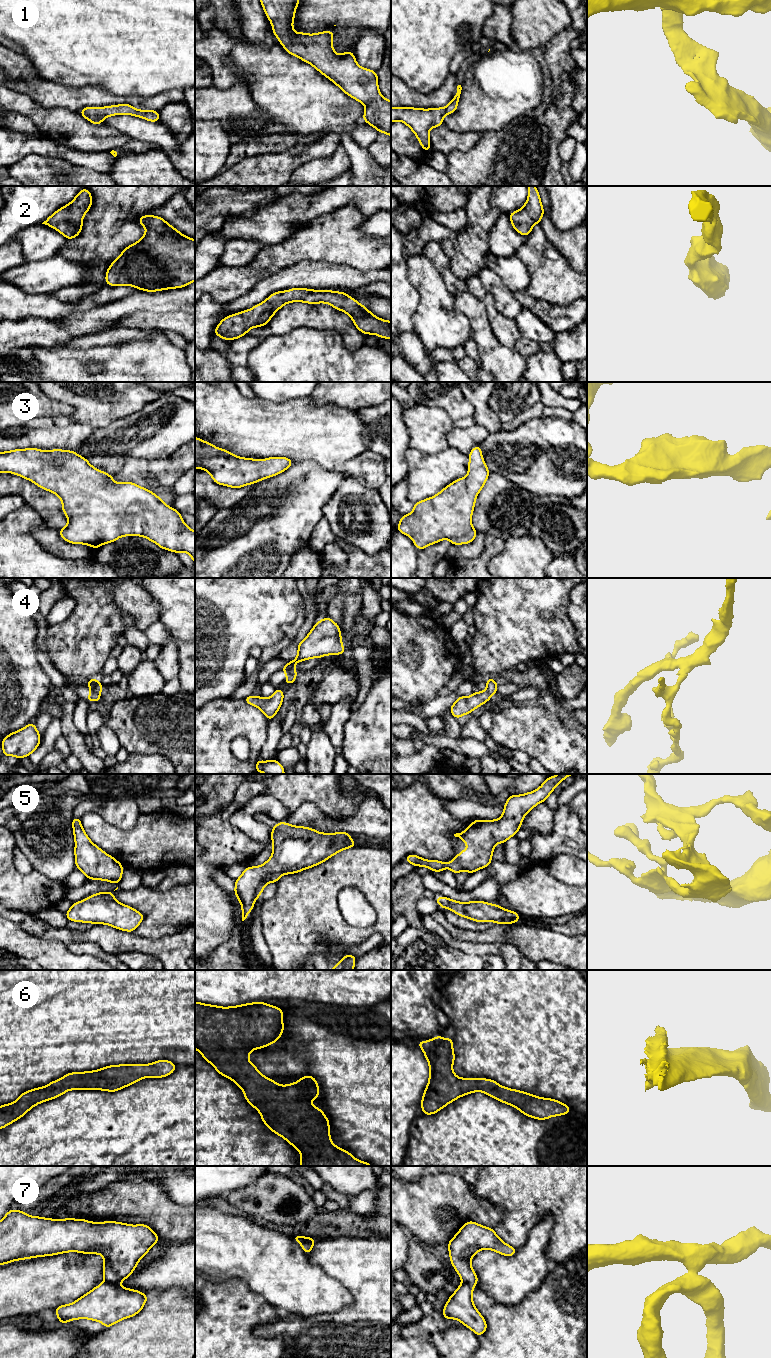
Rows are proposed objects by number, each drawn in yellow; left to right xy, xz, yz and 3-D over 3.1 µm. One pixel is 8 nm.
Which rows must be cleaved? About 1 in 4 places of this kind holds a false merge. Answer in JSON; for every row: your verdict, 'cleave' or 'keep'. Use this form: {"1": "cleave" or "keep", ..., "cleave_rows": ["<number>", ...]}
{"1": "keep", "2": "keep", "3": "keep", "4": "cleave", "5": "keep", "6": "keep", "7": "cleave", "cleave_rows": ["4", "7"]}

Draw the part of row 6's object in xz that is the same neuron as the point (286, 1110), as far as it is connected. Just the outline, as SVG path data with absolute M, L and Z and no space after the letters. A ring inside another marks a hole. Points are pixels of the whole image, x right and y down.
M195 1001L195 1049L207 1062L214 1066L219 1074L231 1079L243 1090L246 1101L258 1110L262 1121L272 1132L283 1137L300 1152L301 1162L299 1166L372 1166L368 1162L354 1158L350 1152L332 1143L328 1118L321 1109L310 1103L311 1099L319 1098L319 1086L315 1078L306 1075L295 1083L279 1085L274 1080L265 1077L249 1061L248 1056L254 1048L262 1049L274 1044L283 1034L283 1030L283 1010L264 1002L220 1007Z

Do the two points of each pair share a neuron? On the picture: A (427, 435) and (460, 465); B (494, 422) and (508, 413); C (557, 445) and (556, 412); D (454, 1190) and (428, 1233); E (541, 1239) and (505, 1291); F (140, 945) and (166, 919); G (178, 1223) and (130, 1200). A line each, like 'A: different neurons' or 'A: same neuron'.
A: different neurons
B: different neurons
C: different neurons
D: same neuron
E: same neuron
F: different neurons
G: same neuron

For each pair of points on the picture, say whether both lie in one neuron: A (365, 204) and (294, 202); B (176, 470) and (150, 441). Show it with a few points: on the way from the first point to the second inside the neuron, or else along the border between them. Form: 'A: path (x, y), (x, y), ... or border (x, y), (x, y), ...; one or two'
A: path (347, 198), (312, 200); one
B: border (184, 444), (165, 457), (149, 461); two

